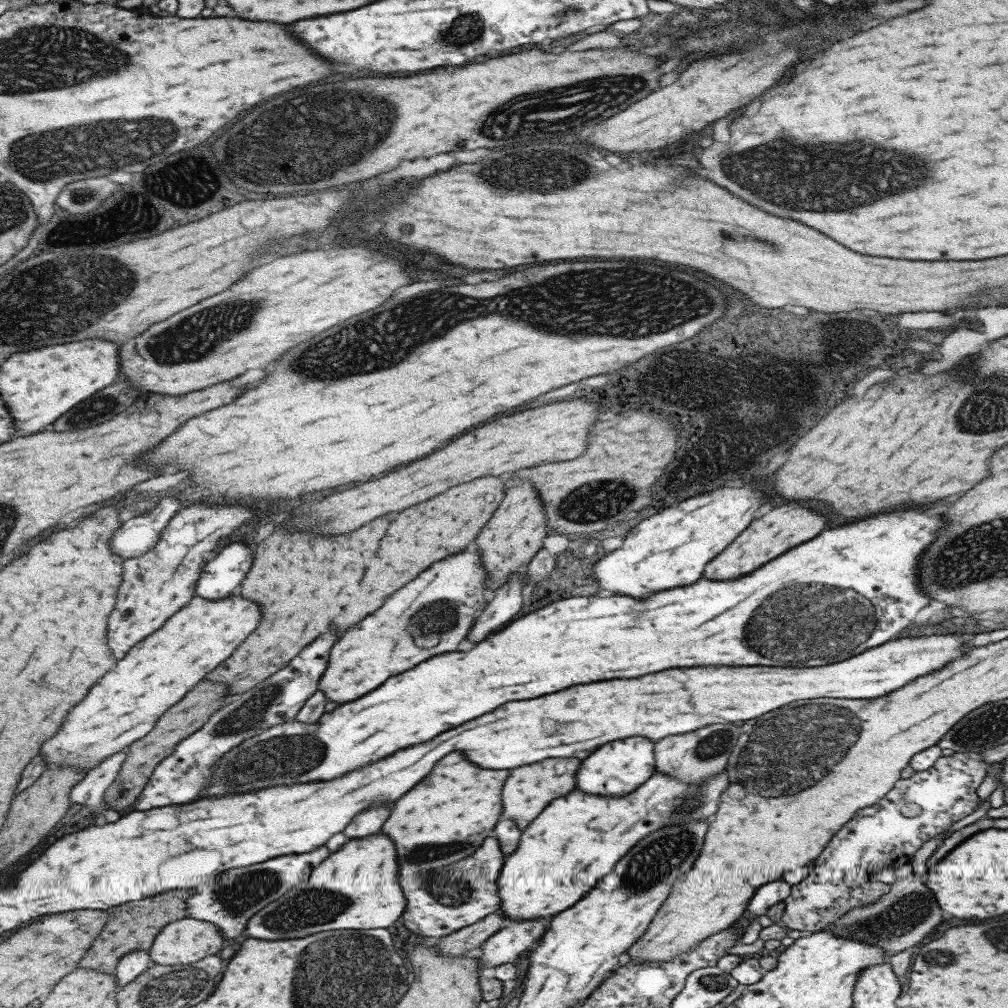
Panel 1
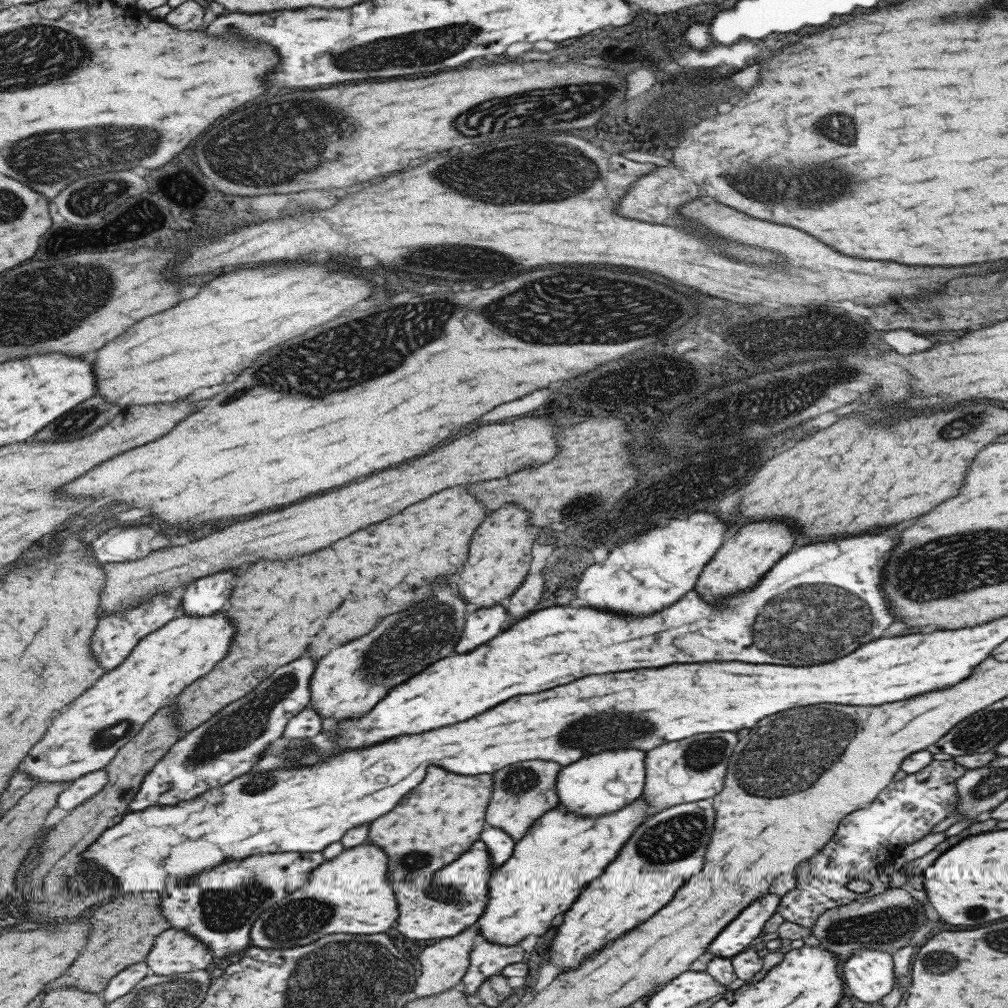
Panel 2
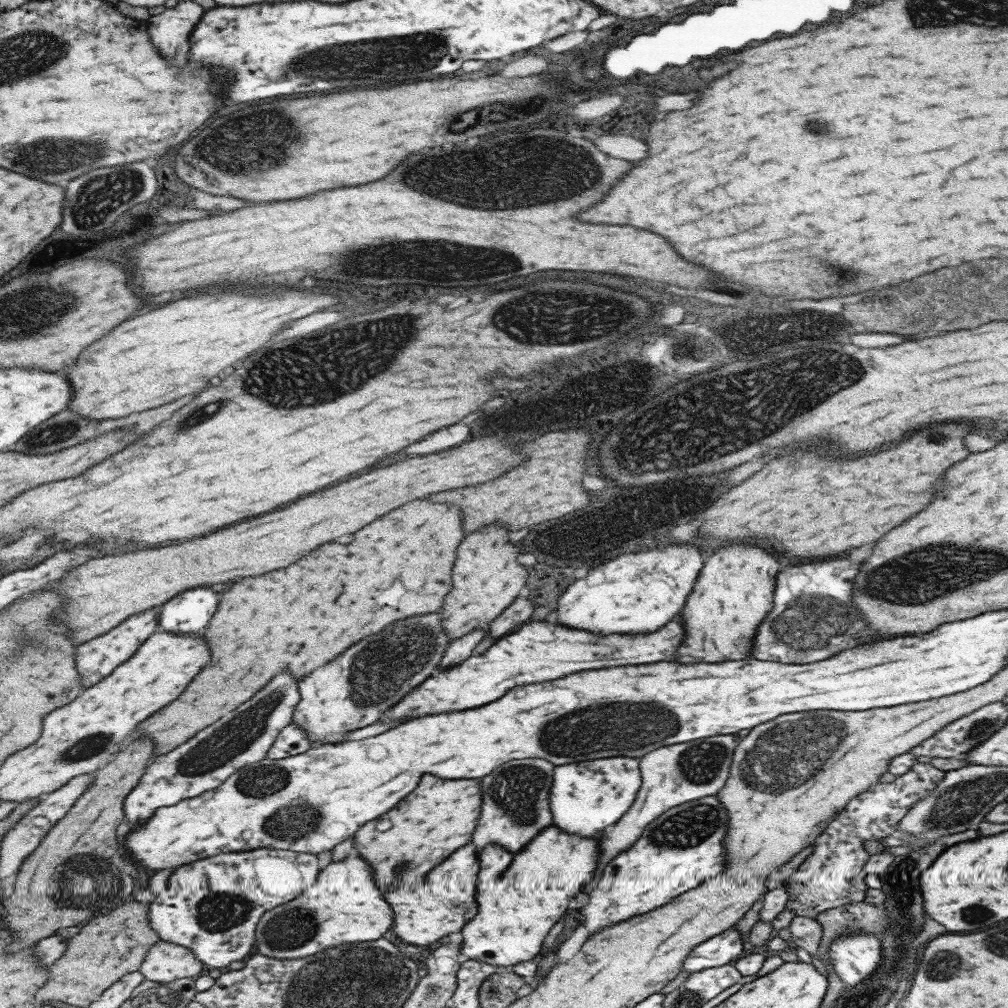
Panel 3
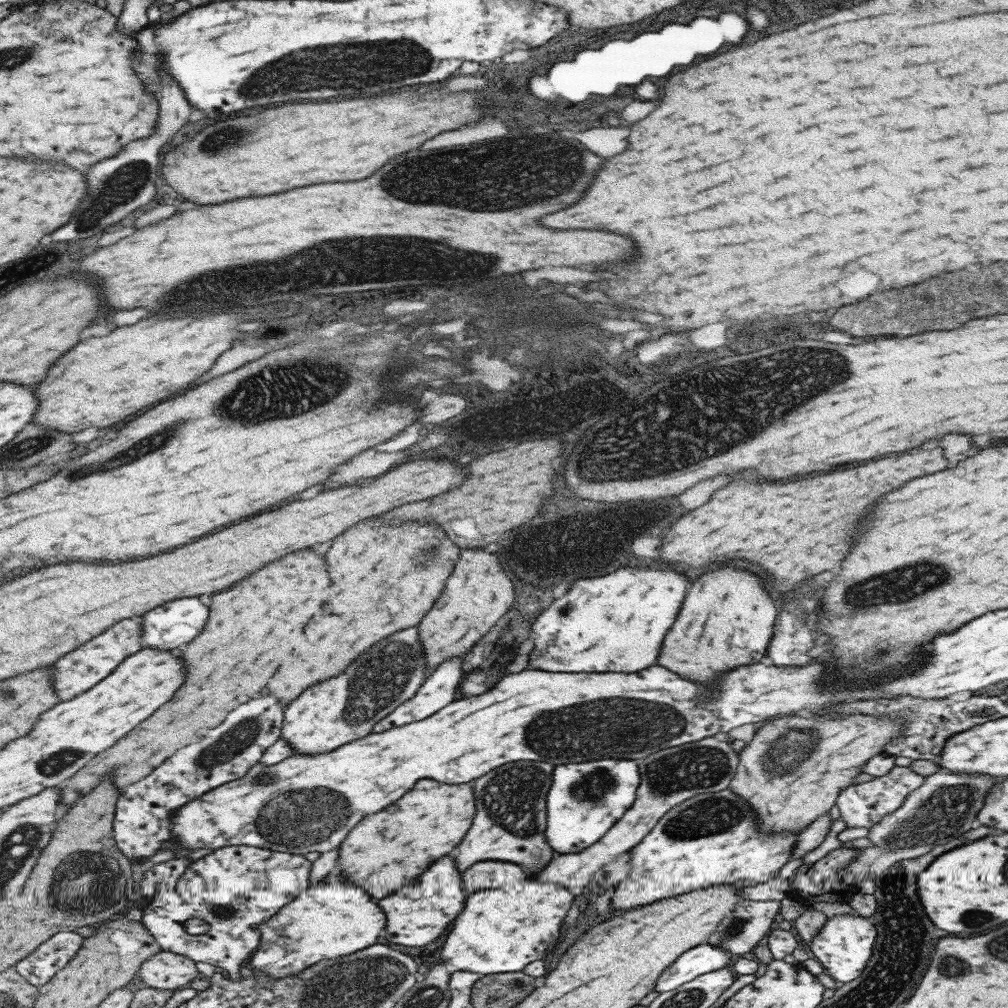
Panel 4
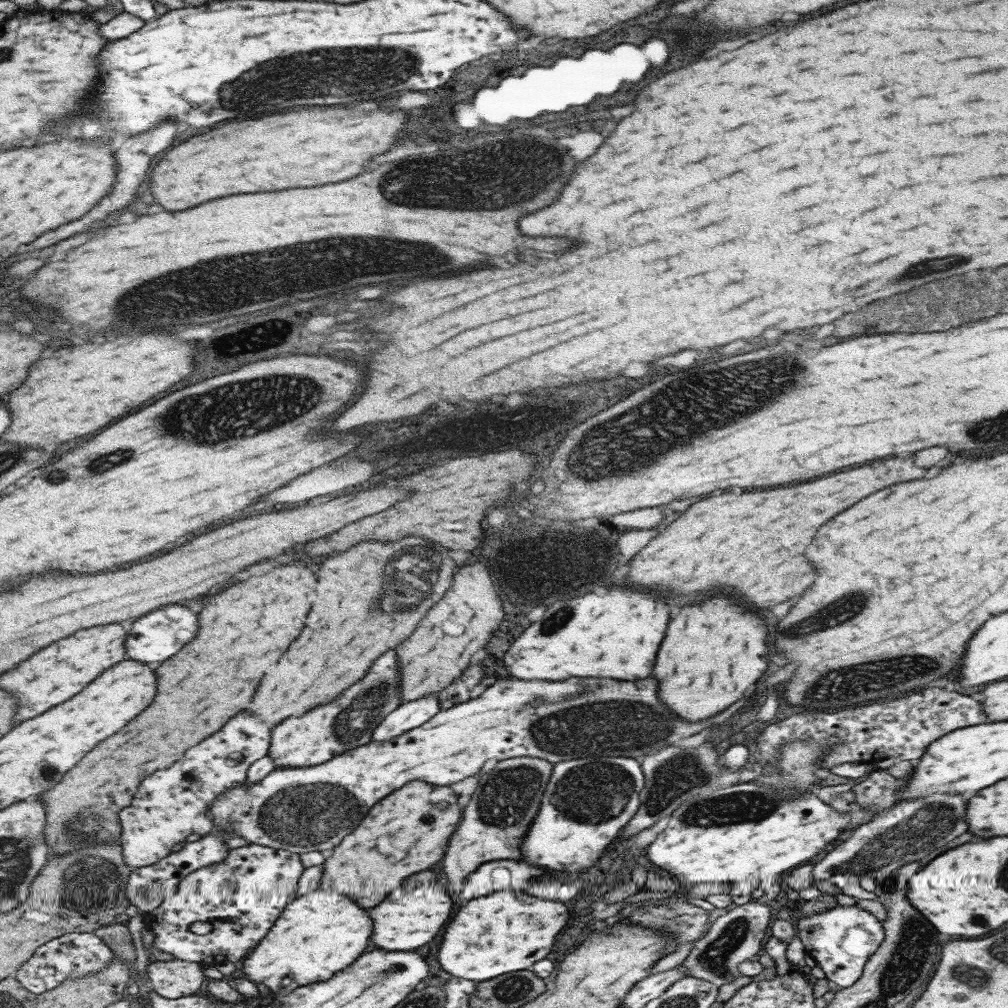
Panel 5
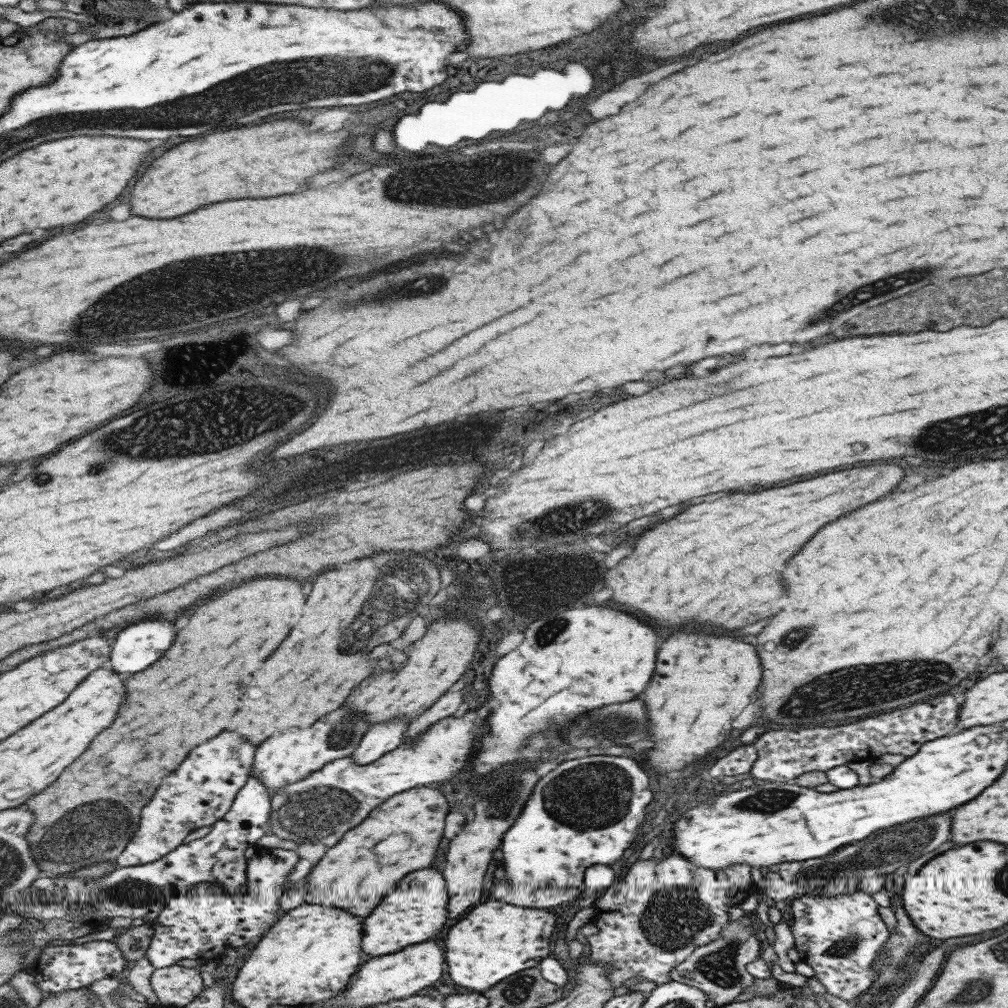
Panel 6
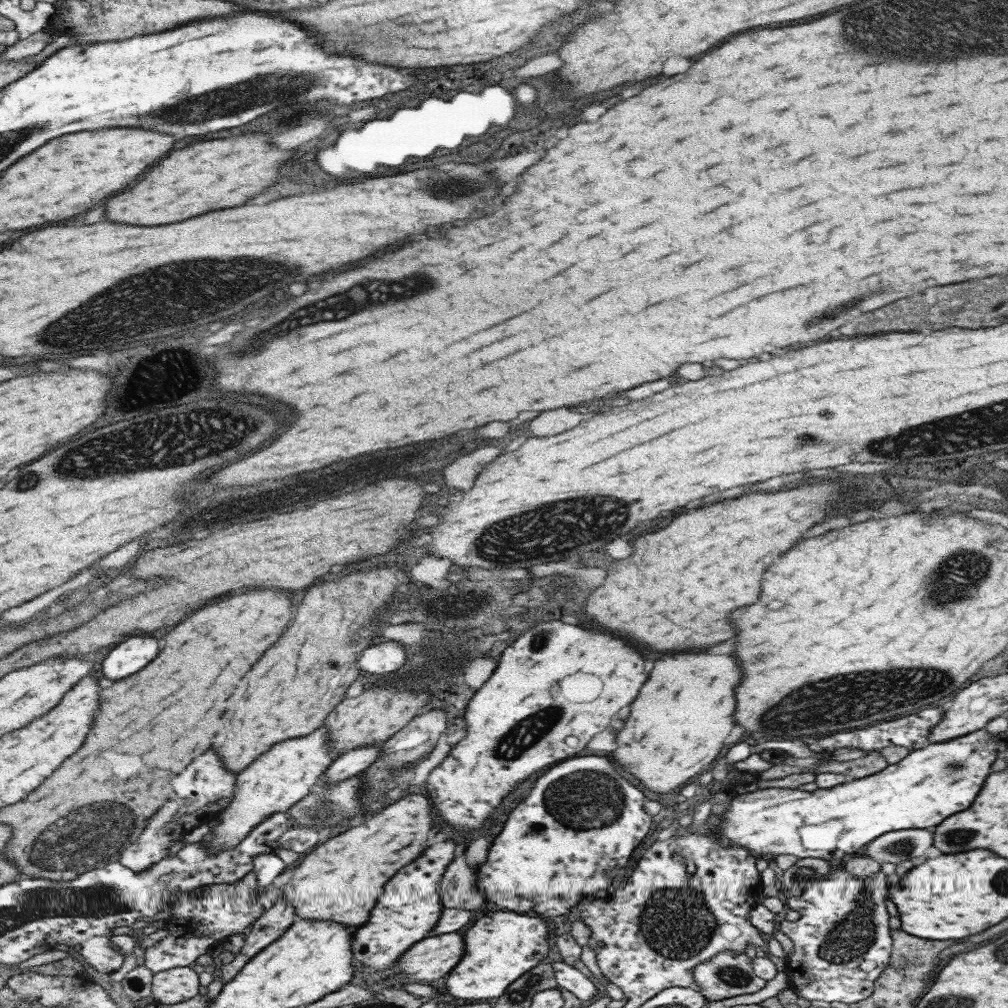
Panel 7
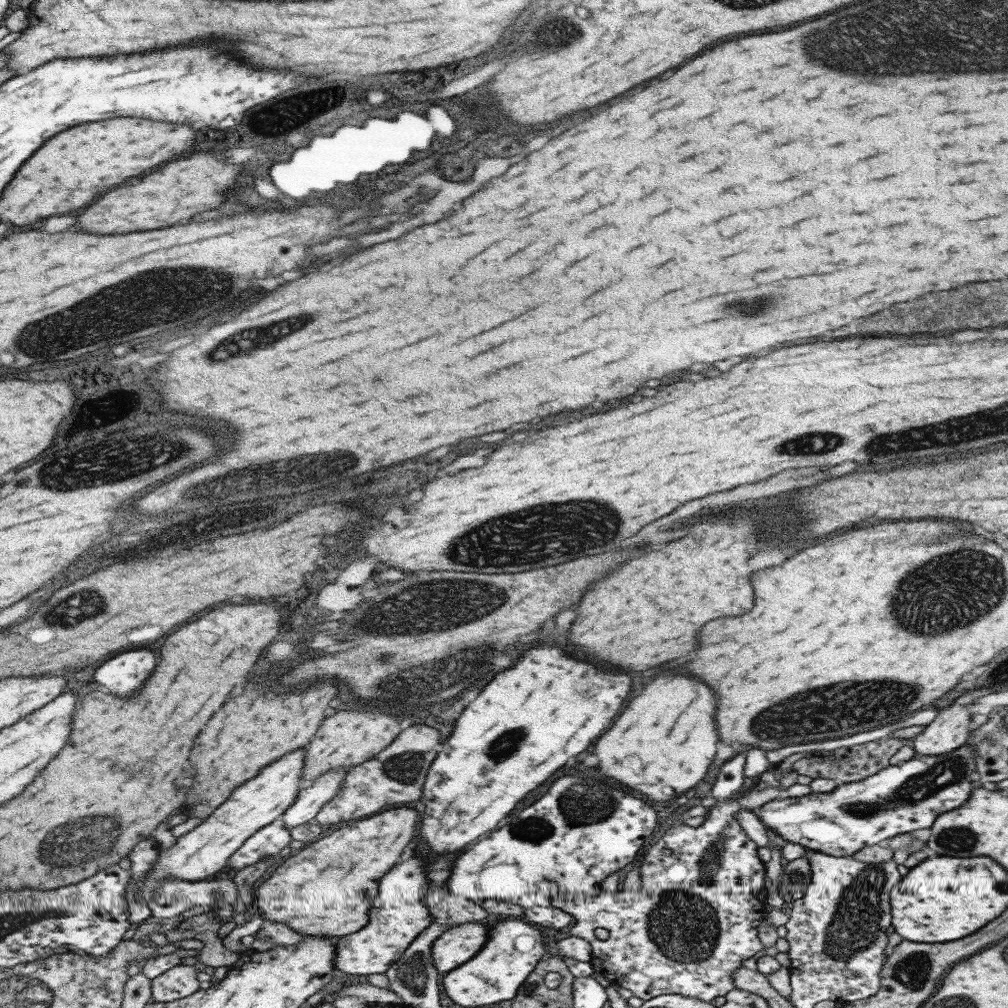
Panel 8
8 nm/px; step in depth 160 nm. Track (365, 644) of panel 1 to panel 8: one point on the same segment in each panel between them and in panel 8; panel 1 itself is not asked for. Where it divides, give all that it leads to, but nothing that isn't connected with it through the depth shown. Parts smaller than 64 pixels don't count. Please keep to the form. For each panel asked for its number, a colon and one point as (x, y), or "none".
2: (352, 677)
3: (339, 696)
4: (339, 710)
5: (324, 731)
6: (285, 757)
7: (282, 775)
8: (197, 855)

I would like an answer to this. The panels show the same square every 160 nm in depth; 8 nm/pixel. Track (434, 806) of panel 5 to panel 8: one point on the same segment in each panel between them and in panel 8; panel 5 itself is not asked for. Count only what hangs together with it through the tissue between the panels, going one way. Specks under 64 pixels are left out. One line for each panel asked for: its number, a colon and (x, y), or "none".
6: (401, 835)
7: (339, 880)
8: (326, 888)

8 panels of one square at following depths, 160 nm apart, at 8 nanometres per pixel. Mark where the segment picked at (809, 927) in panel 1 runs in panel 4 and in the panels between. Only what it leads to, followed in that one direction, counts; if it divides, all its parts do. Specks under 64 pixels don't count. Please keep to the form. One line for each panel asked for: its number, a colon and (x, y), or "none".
2: (863, 838)
3: (831, 875)
4: (860, 806)

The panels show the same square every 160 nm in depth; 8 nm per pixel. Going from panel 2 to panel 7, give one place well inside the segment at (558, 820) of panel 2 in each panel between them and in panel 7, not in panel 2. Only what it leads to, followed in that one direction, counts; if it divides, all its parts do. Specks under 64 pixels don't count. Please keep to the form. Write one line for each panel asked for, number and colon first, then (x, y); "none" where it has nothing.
3: (514, 913)
4: (503, 929)
5: (507, 931)
6: (493, 940)
7: (497, 949)

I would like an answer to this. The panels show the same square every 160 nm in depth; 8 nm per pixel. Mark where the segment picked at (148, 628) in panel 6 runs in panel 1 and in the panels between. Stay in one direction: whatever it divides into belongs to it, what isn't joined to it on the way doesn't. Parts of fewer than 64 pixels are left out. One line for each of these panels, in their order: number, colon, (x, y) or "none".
1: (219, 577)
2: (204, 596)
3: (189, 611)
4: (173, 623)
5: (153, 637)

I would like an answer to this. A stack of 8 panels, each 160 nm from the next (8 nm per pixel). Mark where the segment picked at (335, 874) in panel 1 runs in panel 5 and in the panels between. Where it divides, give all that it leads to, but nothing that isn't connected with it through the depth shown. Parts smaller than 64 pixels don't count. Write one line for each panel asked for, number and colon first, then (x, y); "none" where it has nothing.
2: (349, 893)
3: (343, 905)
4: (333, 918)
5: (316, 934)

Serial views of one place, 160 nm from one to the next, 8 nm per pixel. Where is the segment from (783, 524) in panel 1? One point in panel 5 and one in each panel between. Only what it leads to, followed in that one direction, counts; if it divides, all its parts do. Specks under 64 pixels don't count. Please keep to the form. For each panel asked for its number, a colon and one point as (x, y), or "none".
2: (744, 557)
3: (733, 592)
4: (699, 646)
5: (715, 648)

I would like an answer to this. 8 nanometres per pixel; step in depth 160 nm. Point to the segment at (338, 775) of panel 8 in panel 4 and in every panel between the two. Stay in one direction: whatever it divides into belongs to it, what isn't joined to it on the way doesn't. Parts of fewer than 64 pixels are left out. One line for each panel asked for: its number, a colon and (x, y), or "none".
4: (437, 689)
5: (406, 716)
6: (378, 739)
7: (350, 762)

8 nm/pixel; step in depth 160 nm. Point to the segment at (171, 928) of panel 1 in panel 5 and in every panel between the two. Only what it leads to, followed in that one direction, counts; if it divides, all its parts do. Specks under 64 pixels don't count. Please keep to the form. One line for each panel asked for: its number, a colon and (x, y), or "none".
2: (174, 952)
3: (165, 962)
4: (165, 971)
5: (175, 978)

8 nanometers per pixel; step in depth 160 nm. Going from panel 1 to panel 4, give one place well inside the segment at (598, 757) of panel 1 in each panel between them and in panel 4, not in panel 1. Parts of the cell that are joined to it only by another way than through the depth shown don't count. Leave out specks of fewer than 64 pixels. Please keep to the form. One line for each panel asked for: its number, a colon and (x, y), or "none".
2: (602, 783)
3: (585, 798)
4: (585, 799)

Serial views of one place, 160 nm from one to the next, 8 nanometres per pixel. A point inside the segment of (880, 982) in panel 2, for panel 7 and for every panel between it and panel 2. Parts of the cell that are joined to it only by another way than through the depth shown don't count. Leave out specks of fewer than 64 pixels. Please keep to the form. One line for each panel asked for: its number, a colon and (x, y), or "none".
3: (855, 957)
4: (843, 945)
5: (839, 940)
6: (839, 937)
7: (841, 943)

